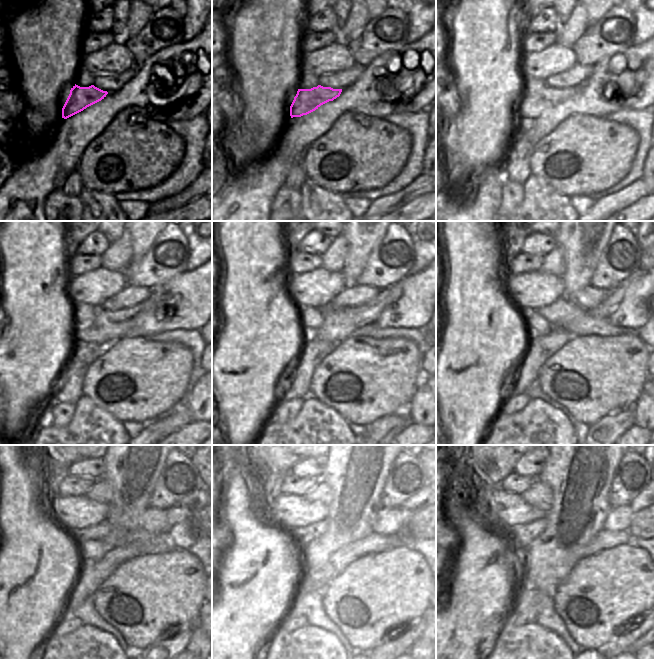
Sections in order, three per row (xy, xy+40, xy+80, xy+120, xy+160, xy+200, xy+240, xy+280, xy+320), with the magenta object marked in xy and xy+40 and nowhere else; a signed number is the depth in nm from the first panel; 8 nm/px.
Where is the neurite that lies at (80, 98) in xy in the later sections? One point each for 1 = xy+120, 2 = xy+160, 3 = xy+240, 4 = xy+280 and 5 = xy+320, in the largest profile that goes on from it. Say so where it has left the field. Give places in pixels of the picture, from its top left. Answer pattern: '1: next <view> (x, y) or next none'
1: next xy+120 (107, 325)
2: next xy+160 (339, 325)
3: next xy+240 (190, 503)
4: next xy+280 (415, 503)
5: next xy+320 (639, 503)

